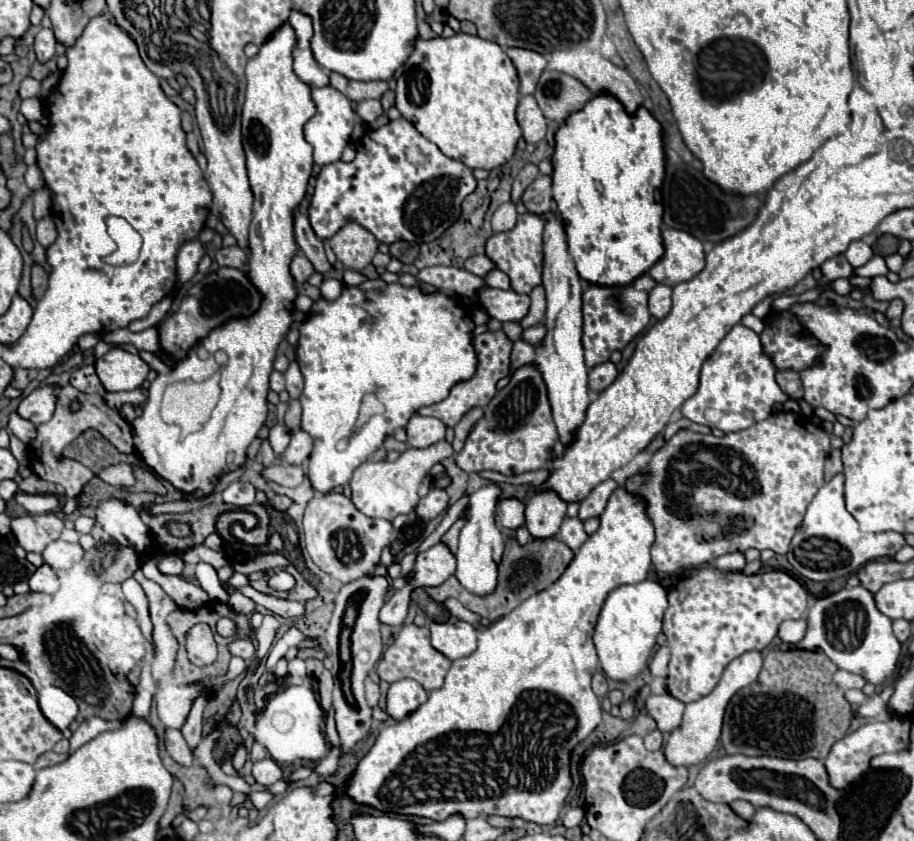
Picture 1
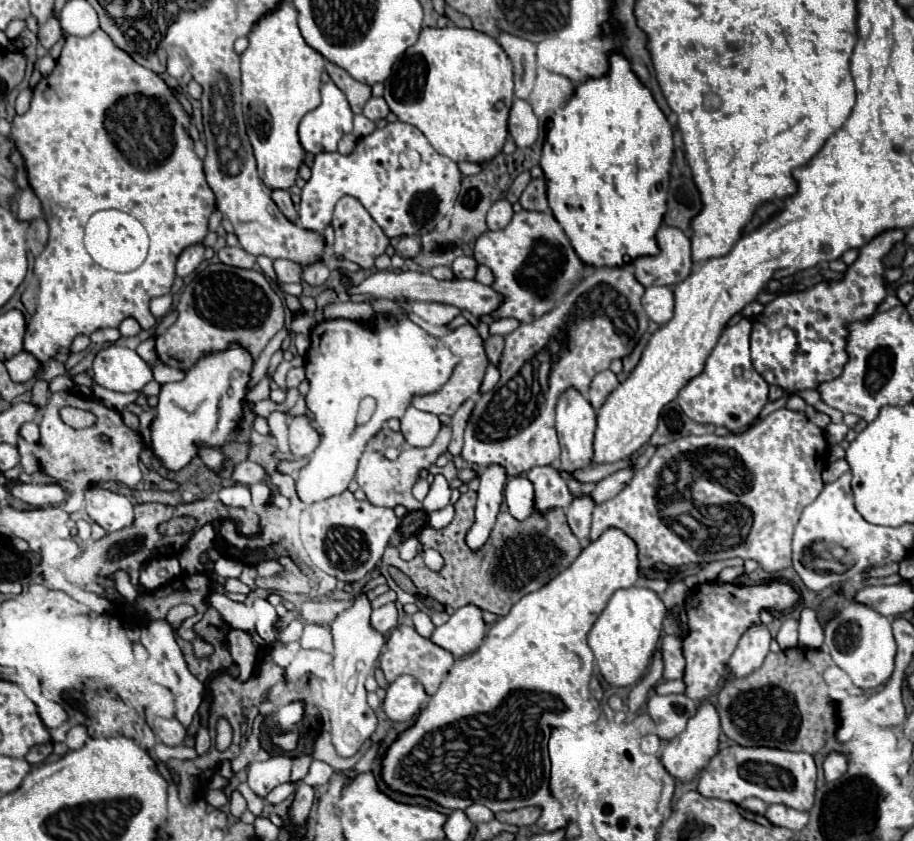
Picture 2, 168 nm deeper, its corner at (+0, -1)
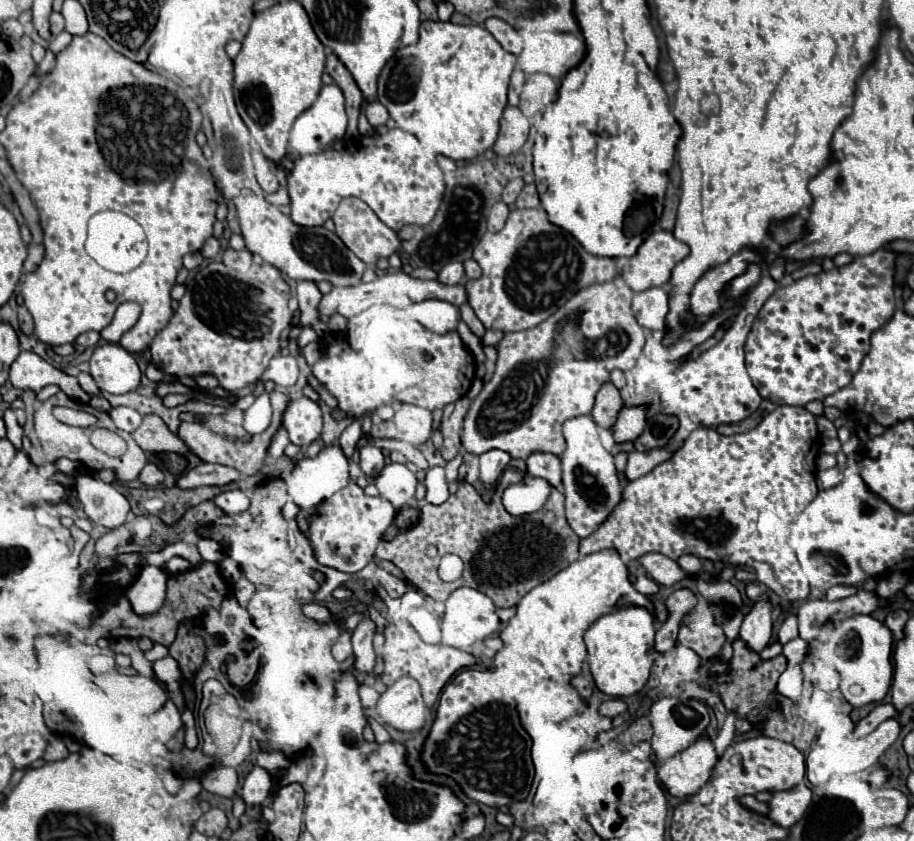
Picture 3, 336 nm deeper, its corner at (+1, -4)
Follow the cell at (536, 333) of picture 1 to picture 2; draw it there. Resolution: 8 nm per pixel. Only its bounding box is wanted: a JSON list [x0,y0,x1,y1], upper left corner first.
[464,269,648,477]

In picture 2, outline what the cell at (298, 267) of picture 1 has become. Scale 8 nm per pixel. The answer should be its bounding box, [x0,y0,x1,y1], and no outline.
[274,259,304,283]

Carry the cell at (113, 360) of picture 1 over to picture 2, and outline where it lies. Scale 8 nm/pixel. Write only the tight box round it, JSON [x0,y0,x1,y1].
[92,345,152,393]

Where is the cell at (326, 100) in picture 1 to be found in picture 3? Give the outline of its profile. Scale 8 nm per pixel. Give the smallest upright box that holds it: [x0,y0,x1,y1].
[289,84,347,154]

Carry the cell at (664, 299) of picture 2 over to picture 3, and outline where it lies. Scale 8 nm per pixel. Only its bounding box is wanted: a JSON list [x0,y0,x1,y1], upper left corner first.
[631,288,669,330]

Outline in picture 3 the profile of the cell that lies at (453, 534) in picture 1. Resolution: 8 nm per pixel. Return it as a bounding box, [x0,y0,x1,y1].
[375,468,581,608]

